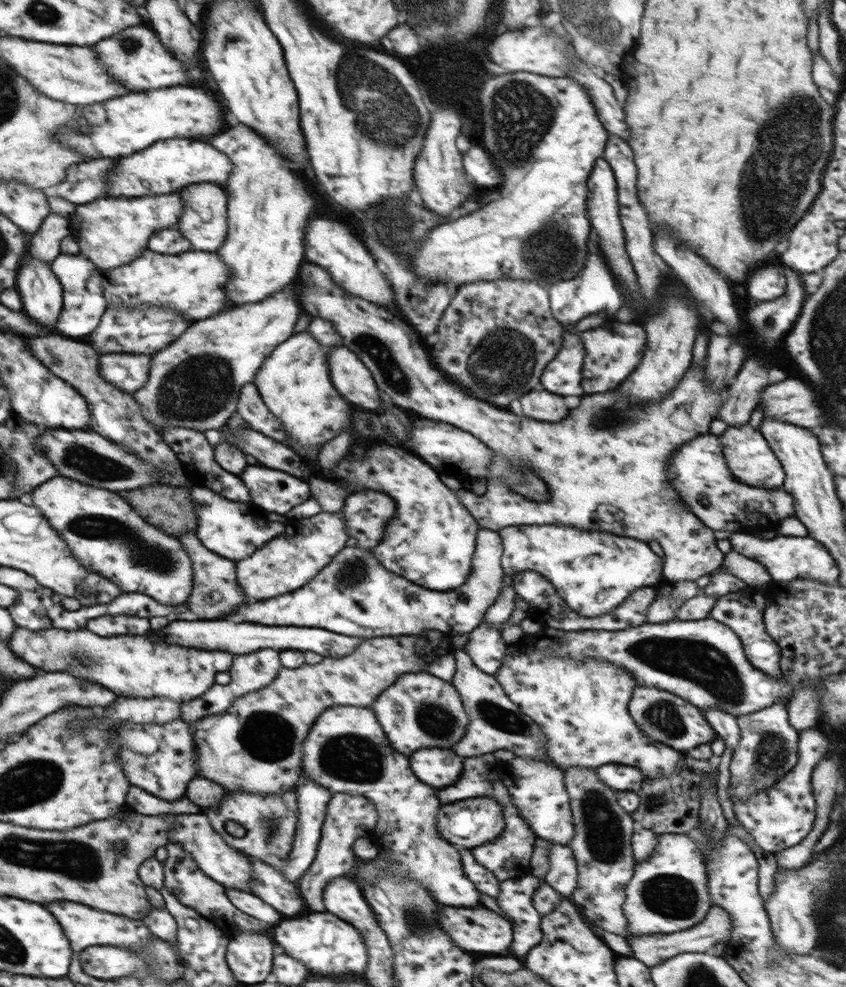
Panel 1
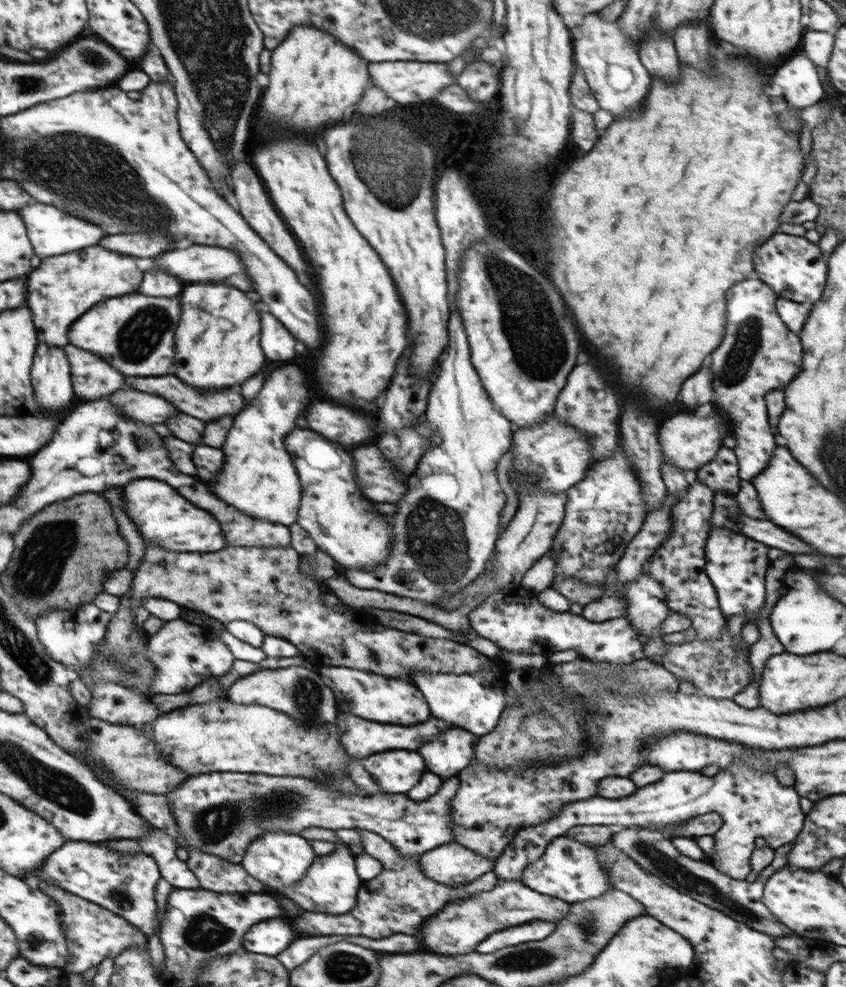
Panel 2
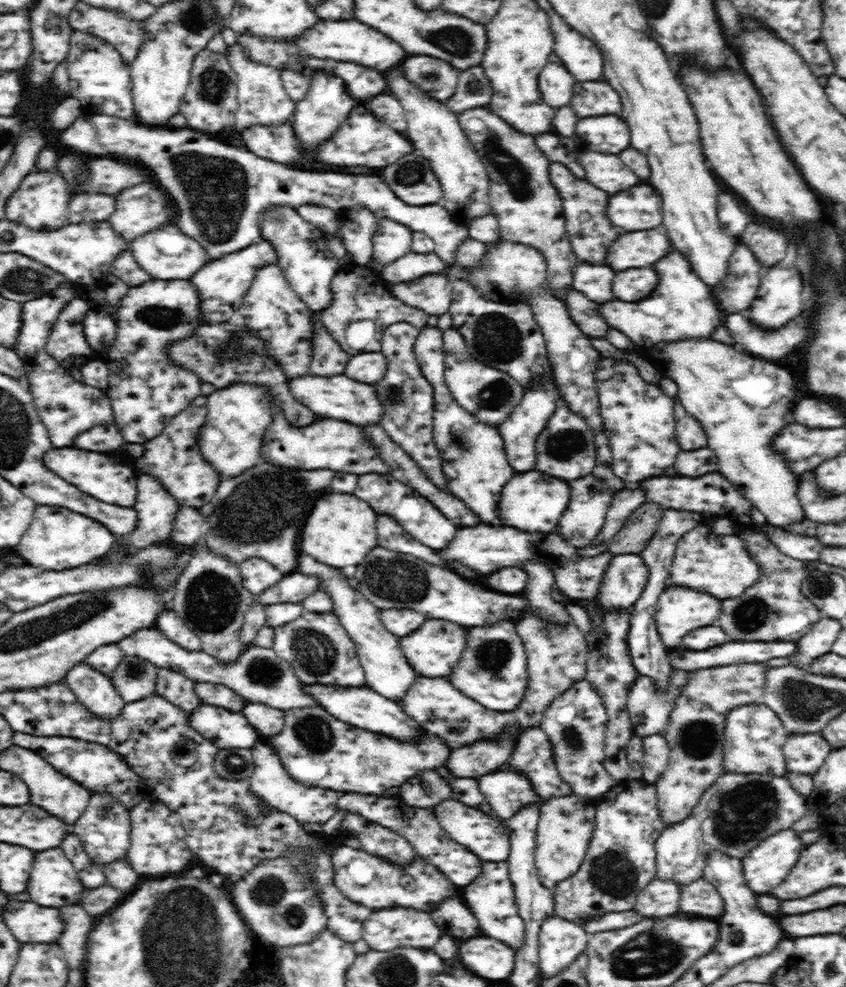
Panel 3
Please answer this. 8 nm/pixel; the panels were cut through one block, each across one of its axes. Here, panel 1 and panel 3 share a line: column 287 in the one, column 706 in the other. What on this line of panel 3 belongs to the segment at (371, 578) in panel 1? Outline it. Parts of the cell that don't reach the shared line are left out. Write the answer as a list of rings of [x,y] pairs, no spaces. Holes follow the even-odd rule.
[[[675,584],[667,585],[666,590],[658,597],[655,615],[658,634],[666,648],[678,648],[680,638],[692,632],[694,628],[710,626],[720,616],[721,600],[705,592],[692,592],[688,588],[678,588]]]

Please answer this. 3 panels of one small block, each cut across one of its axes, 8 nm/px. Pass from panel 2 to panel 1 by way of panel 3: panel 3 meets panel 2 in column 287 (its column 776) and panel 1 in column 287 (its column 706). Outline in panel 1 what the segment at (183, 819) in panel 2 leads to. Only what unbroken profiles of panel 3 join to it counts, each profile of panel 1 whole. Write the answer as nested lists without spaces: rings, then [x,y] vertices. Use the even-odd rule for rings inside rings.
[[[292,787],[279,795],[263,795],[258,793],[225,794],[225,800],[220,802],[216,808],[202,810],[209,817],[213,828],[224,841],[234,849],[240,850],[242,854],[264,861],[264,864],[277,866],[289,859],[295,840],[298,822],[298,793],[297,788]],[[236,822],[246,829],[244,837],[234,837],[226,832],[226,824]]]

